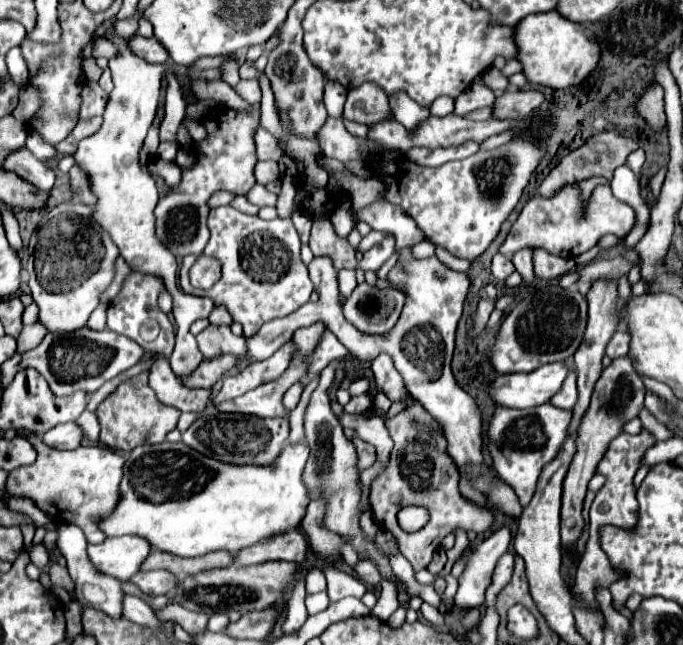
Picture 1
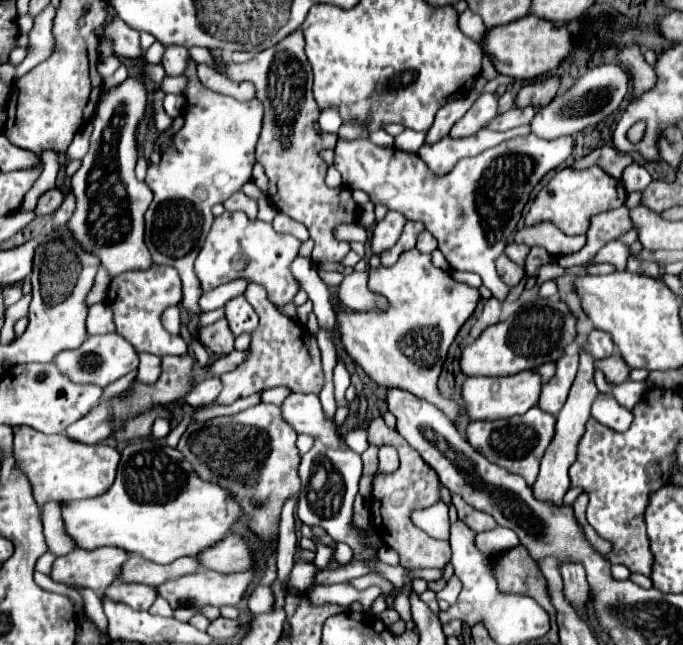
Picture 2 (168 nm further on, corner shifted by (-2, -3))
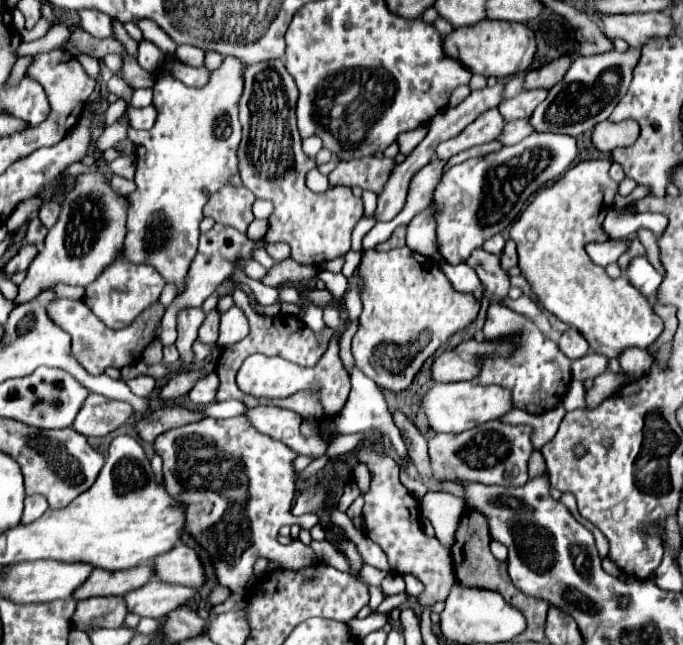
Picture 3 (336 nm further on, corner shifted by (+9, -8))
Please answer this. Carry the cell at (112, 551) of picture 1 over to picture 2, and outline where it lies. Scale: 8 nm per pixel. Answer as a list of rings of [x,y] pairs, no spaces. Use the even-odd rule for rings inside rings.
[[[99,547],[95,551],[75,549],[71,555],[57,557],[51,579],[65,585],[81,585],[93,591],[105,591],[119,581],[121,567],[129,553],[121,547]]]

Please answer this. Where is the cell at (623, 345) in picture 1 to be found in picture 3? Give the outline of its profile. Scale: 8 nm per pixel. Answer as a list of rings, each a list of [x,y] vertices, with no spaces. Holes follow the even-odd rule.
[[[568,328],[568,330],[562,334],[562,338],[560,338],[560,342],[558,342],[558,348],[560,348],[566,356],[570,356],[572,360],[588,354],[588,342],[586,342],[584,338],[580,338],[580,334],[578,334],[574,328]]]

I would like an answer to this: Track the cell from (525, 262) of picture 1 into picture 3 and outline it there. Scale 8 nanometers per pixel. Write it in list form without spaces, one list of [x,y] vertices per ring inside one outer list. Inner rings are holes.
[[[496,234],[496,236],[492,236],[492,238],[488,238],[486,242],[484,242],[484,246],[482,246],[486,252],[492,252],[492,254],[500,254],[502,252],[502,248],[504,248],[504,238],[500,236],[500,234]]]

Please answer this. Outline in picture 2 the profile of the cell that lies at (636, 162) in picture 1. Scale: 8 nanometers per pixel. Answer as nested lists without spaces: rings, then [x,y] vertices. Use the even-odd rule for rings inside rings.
[[[631,163],[629,167],[625,167],[621,183],[623,183],[623,187],[625,187],[627,193],[631,193],[631,191],[641,192],[651,183],[651,175],[647,173],[647,169],[643,165]]]

